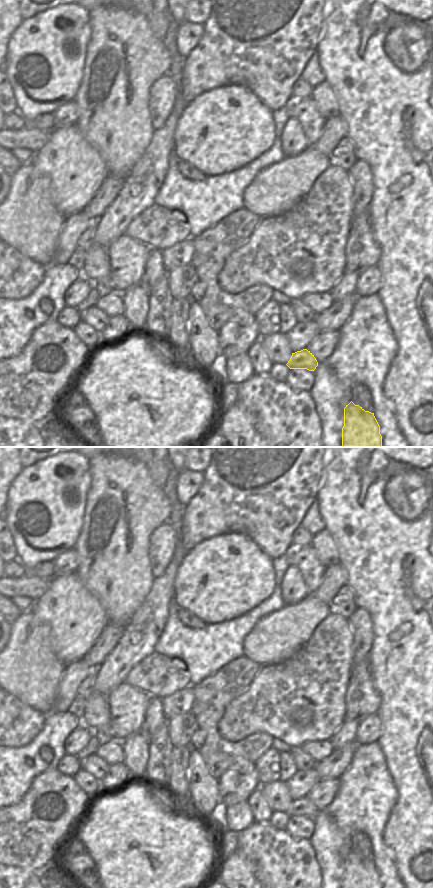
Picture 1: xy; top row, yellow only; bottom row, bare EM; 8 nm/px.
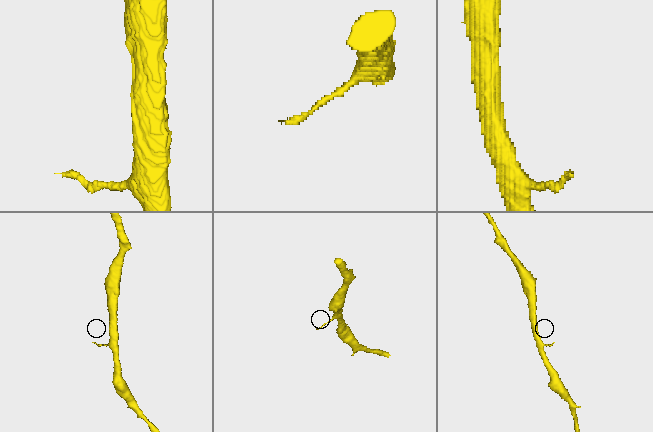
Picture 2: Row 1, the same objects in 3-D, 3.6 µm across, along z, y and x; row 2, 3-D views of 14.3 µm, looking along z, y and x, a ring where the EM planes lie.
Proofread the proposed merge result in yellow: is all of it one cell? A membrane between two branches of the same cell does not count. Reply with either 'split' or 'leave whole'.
leave whole

